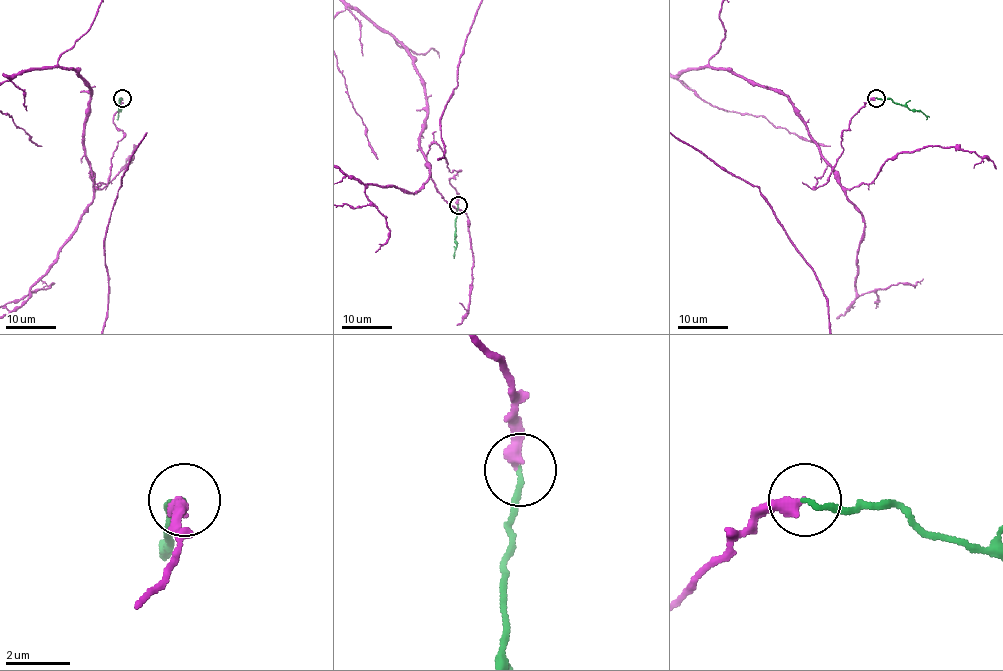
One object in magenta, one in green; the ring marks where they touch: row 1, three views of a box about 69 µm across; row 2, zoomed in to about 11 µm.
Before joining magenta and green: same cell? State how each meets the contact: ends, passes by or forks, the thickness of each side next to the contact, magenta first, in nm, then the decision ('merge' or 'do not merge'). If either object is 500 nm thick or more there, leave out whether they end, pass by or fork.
magenta ends | green ends | 420/160 nm | do not merge

